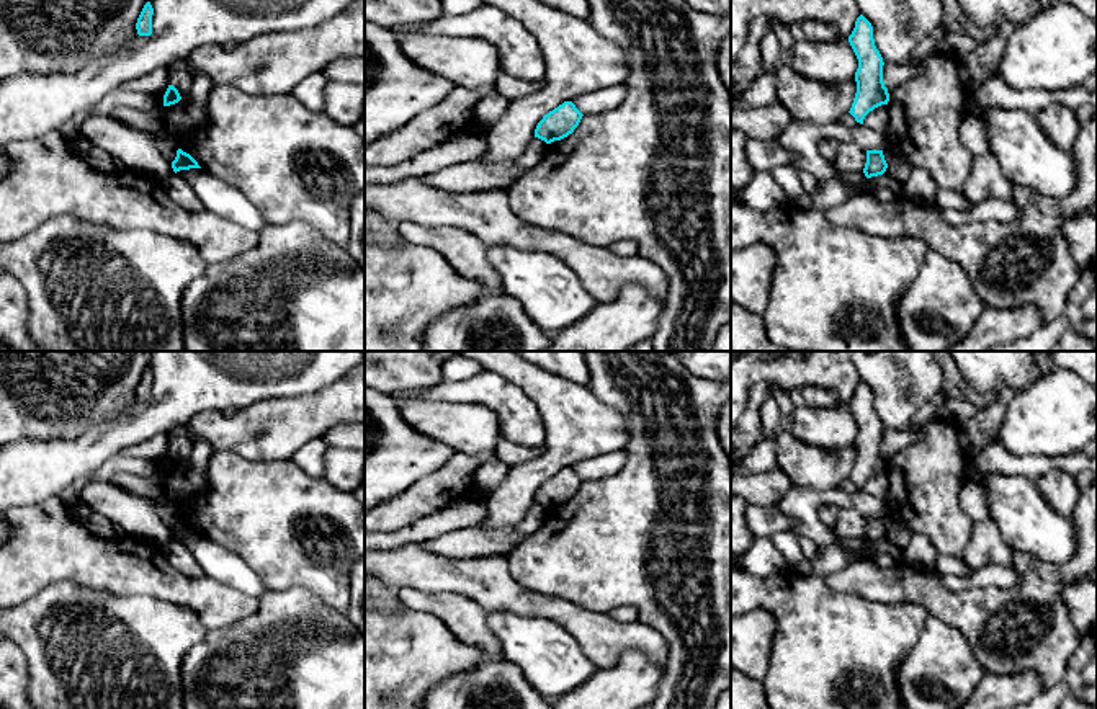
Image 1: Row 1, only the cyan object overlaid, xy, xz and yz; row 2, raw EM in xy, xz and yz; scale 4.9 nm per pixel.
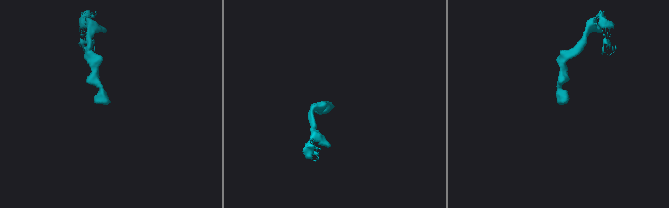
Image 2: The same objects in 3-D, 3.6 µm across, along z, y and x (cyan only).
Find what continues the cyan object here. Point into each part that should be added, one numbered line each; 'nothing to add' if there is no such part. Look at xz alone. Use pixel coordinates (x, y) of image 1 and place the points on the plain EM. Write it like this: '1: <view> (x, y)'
nothing to add

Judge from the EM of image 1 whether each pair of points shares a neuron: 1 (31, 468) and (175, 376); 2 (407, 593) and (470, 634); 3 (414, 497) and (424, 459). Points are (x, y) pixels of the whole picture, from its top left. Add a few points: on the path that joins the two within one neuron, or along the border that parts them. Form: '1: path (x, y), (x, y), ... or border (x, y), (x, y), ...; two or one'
1: path (72, 461), (100, 441), (152, 417); one
2: path (422, 601), (440, 605), (455, 619); one
3: border (450, 458), (401, 492), (385, 499); two

